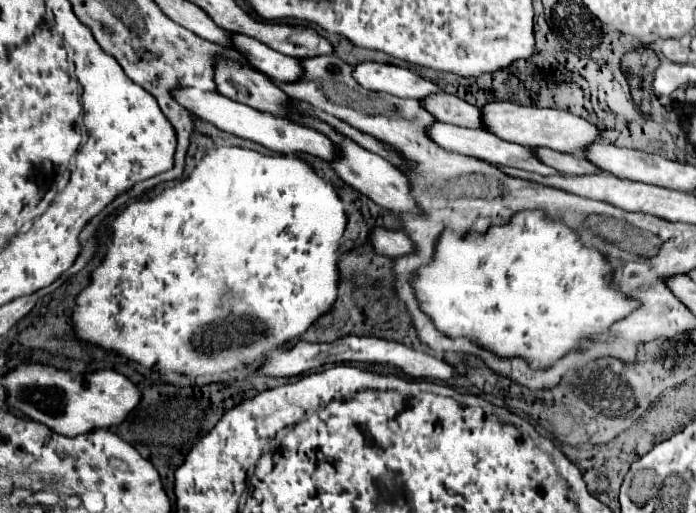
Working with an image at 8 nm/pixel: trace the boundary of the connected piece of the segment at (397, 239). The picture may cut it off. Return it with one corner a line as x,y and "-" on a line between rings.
378,229
378,231
374,231
374,249
380,255
396,259
396,257
416,251
416,245
404,231

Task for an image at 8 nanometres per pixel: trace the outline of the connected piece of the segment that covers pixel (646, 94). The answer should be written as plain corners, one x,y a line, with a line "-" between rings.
648,47
634,49
622,57
622,73
626,75
632,99
642,113
650,113
650,87
656,67
658,57

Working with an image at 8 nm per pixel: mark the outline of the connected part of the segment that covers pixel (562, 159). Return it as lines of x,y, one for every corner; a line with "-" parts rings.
536,149
536,151
538,151
538,159
542,159
542,163
546,163
548,167
554,167
560,173
566,173
566,175
594,175
594,173
600,173
600,169
582,155
558,153
558,151
552,151
552,149

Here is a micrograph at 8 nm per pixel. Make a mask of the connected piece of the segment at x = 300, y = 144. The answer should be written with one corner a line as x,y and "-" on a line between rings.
176,87
172,91
172,97
188,111
192,111
198,119
212,123
214,127
232,133
236,137
242,139
250,139
254,143
260,143
272,151
278,153
308,153
314,157
320,157
324,161
334,161
340,157
340,151
336,147
336,143
326,137
320,131
314,131
312,127
304,127
302,123
290,121
282,115
272,115
266,111
258,111
254,107
248,107
244,103
236,103
232,99
226,99
224,95
220,95
218,91
200,91
196,87

